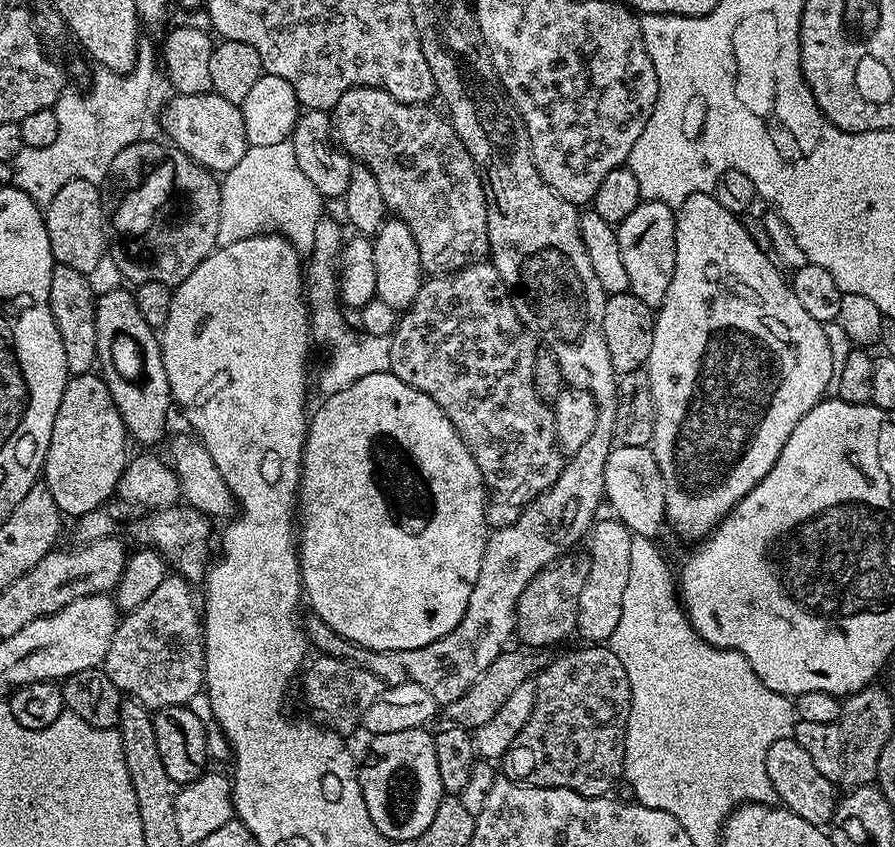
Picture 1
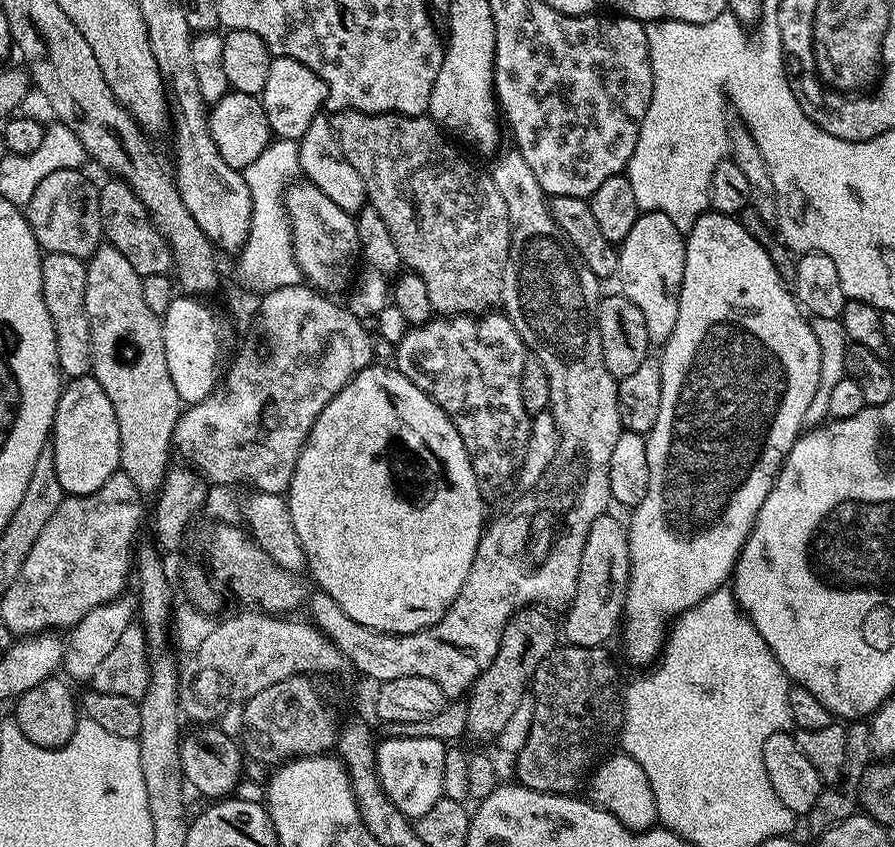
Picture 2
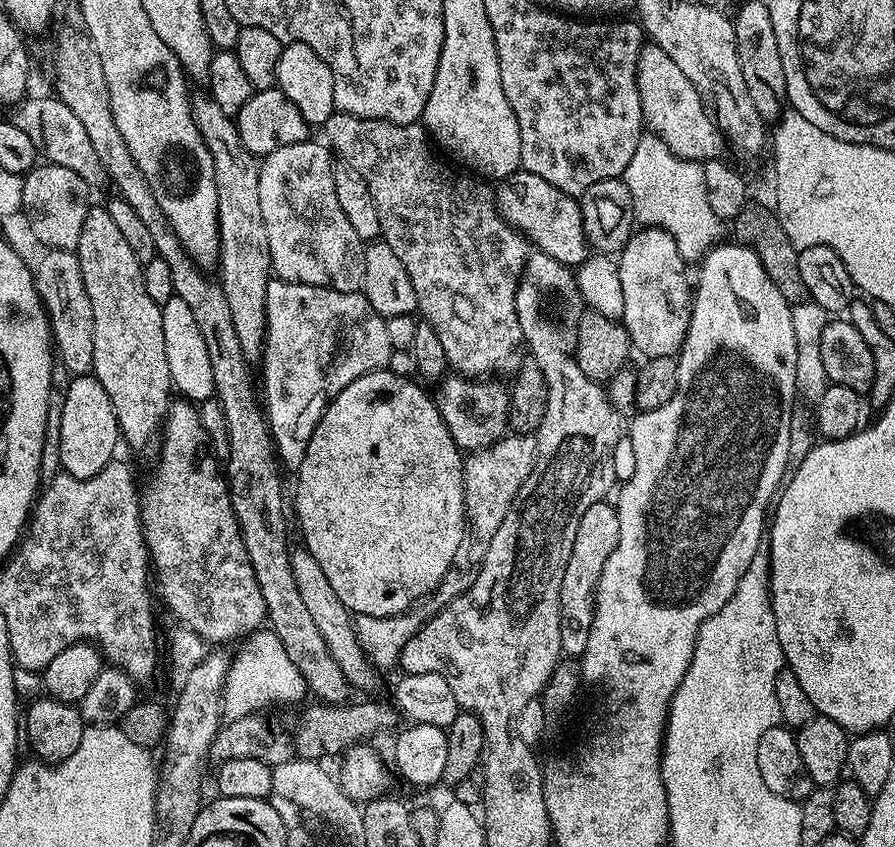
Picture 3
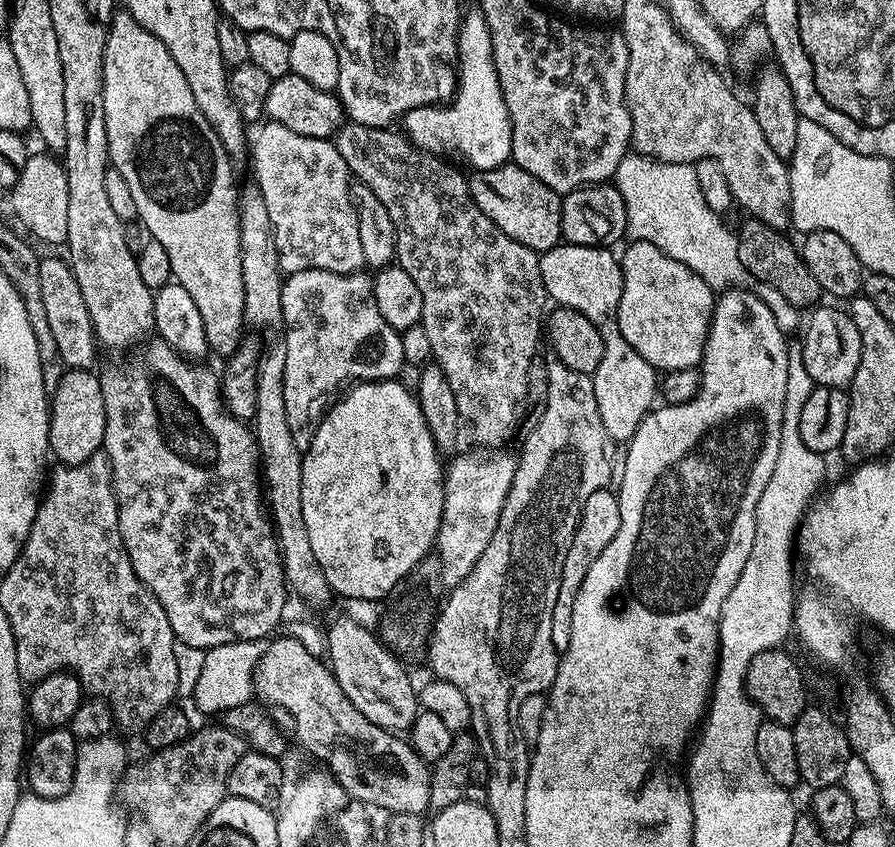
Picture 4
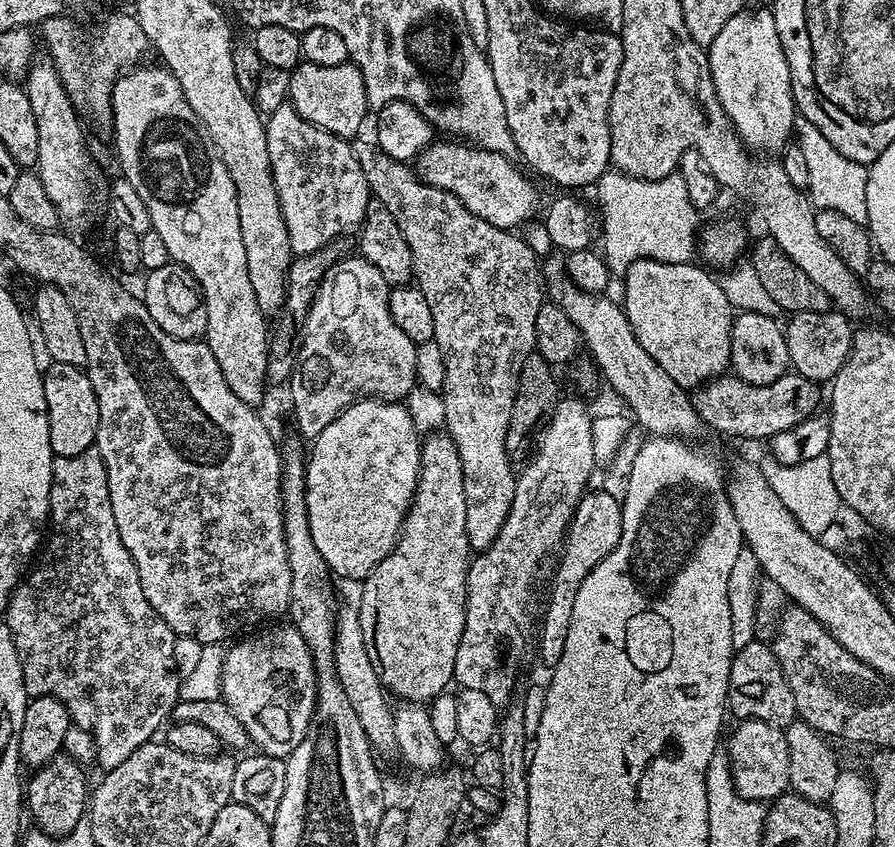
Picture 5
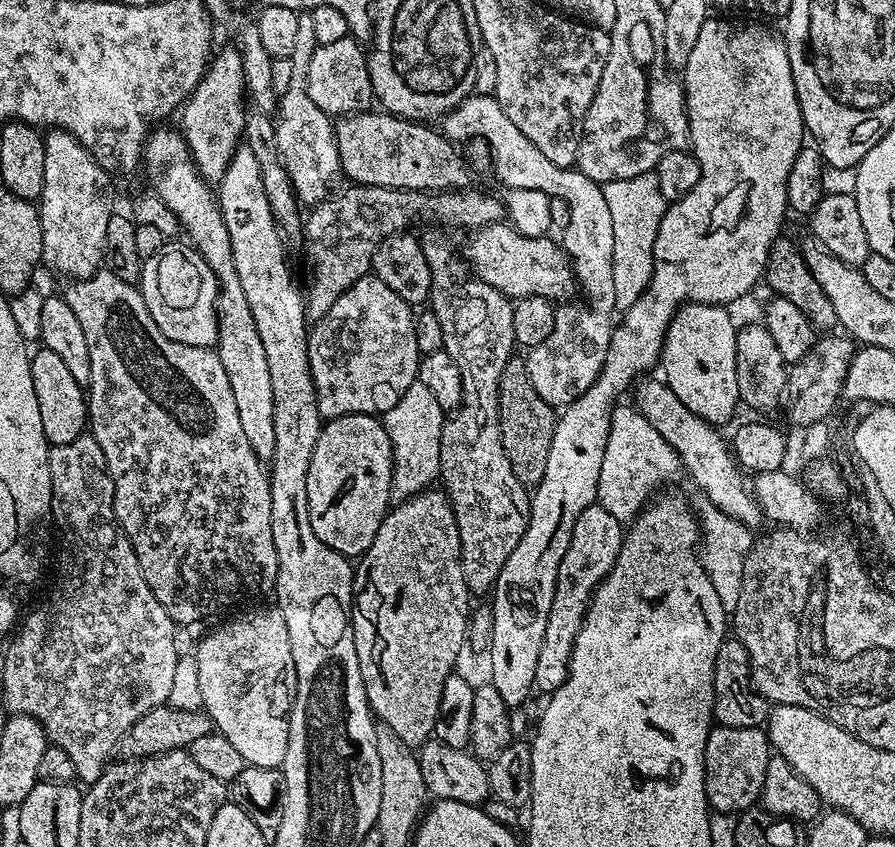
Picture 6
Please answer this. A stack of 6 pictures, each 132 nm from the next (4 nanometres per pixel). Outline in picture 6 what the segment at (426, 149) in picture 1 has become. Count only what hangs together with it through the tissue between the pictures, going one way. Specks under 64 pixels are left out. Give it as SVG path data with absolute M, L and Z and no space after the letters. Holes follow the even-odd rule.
M428 232L425 236L419 237L422 250L426 254L426 262L430 266L430 311L432 315L438 318L438 322L442 326L442 334L444 342L442 345L443 351L448 353L458 366L460 371L460 385L464 387L464 392L460 395L460 407L455 409L445 419L442 426L442 434L440 435L440 475L439 479L444 480L442 485L443 491L446 493L449 502L454 510L454 518L458 522L458 534L460 535L460 545L462 546L462 570L466 578L466 586L469 593L484 592L491 593L496 586L496 579L502 570L502 566L506 562L506 558L510 558L510 553L514 551L514 546L518 546L518 542L522 542L522 534L526 534L526 526L530 515L530 492L522 486L522 482L518 482L518 478L514 478L514 470L510 466L510 458L506 458L506 450L502 446L502 438L500 437L500 399L498 398L498 386L502 378L502 370L506 370L508 361L514 355L514 349L517 347L516 339L514 338L514 310L512 309L513 301L502 295L498 290L494 290L494 286L490 286L486 282L482 282L477 276L472 275L472 269L468 267L465 257L456 253L456 248L443 236L440 232Z

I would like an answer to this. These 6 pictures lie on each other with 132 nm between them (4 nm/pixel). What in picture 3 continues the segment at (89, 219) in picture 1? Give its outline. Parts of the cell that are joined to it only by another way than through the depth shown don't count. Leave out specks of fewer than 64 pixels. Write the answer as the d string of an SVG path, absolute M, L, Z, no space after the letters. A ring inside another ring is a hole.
M40 162L33 167L32 171L24 176L22 186L22 216L28 219L28 228L32 231L32 236L38 243L44 244L45 249L57 248L58 250L73 251L78 246L78 234L82 234L82 222L84 214L90 207L88 201L90 185L74 170L66 170L66 166Z

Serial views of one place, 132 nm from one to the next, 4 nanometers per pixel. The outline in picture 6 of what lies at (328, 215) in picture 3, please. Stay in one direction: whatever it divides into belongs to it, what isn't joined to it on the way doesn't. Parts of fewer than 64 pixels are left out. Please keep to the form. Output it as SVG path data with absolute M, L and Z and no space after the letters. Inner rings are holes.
M303 12L298 14L298 18L294 50L288 57L293 73L286 91L281 93L278 100L277 122L275 123L276 149L279 150L280 160L283 162L284 169L286 169L288 177L291 179L296 199L303 205L314 206L321 203L329 195L328 190L338 178L341 179L342 171L333 119L311 101L309 94L311 59L313 58L314 50L319 47L315 37L313 16L310 12Z

